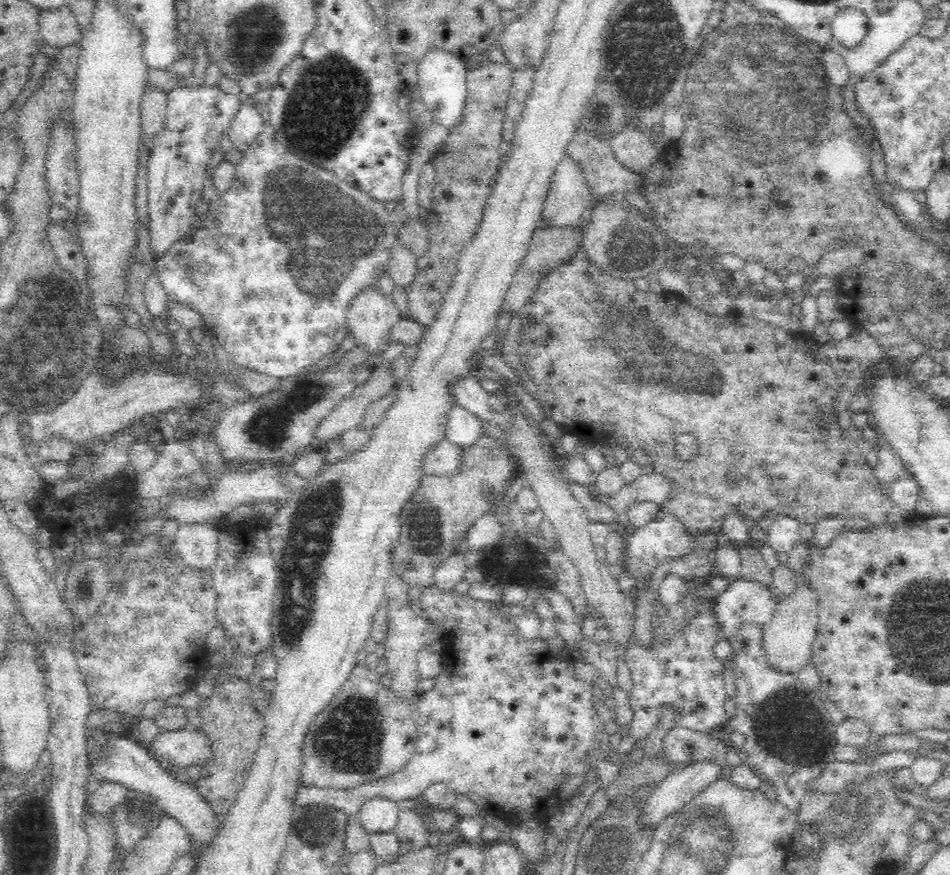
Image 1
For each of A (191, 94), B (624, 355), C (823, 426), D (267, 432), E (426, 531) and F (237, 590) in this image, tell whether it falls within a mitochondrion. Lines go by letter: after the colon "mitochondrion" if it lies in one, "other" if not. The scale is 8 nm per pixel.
A: other
B: mitochondrion
C: other
D: mitochondrion
E: mitochondrion
F: other

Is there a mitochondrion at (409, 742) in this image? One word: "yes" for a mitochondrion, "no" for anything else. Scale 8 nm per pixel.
no

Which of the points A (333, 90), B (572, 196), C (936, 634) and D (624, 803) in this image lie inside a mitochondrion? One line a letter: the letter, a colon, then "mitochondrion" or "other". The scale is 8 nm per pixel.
A: mitochondrion
B: other
C: mitochondrion
D: other

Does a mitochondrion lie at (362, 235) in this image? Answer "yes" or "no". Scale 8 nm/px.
yes

